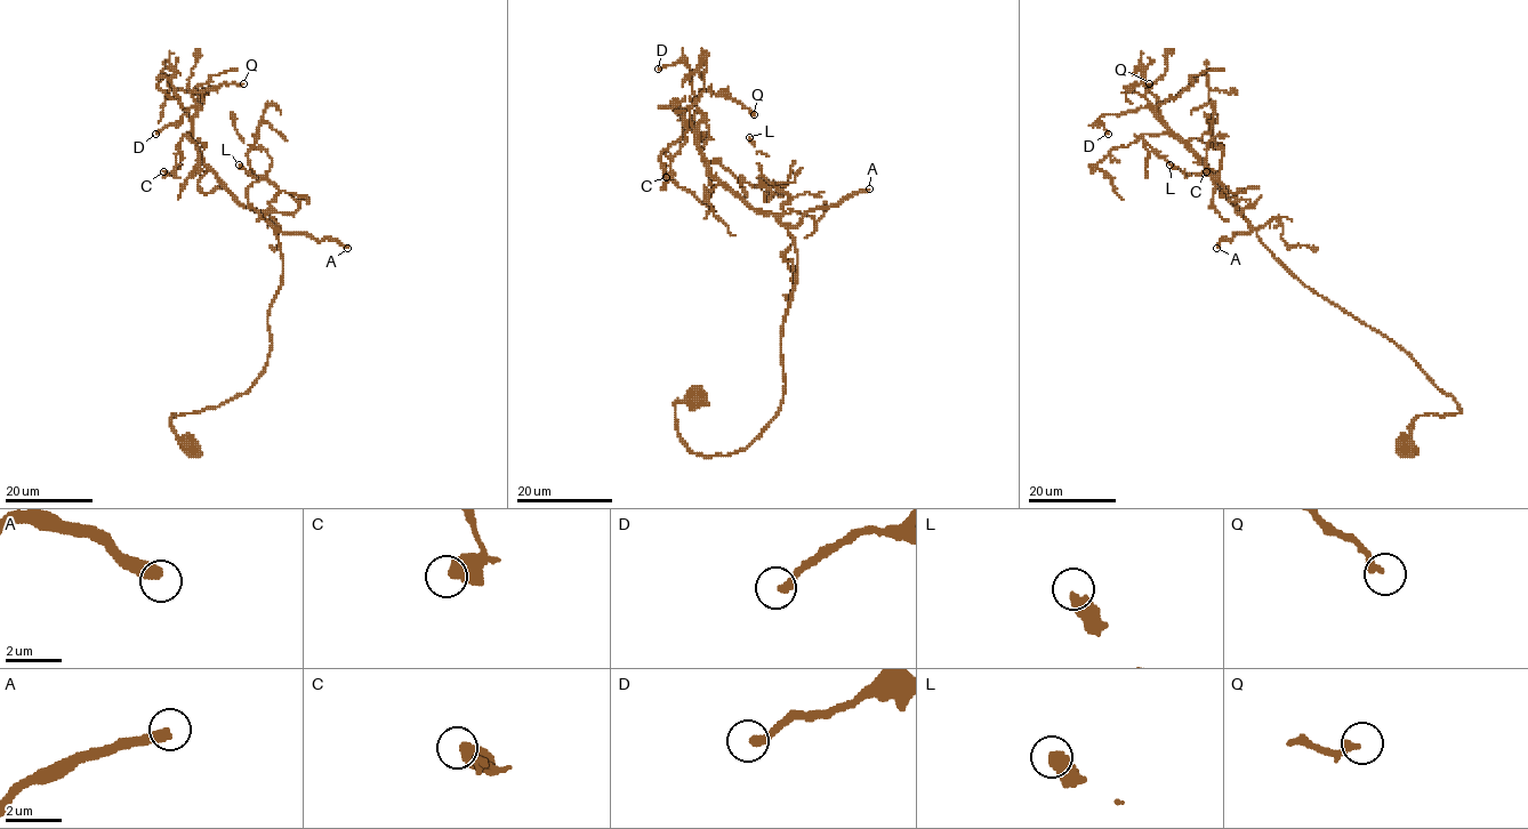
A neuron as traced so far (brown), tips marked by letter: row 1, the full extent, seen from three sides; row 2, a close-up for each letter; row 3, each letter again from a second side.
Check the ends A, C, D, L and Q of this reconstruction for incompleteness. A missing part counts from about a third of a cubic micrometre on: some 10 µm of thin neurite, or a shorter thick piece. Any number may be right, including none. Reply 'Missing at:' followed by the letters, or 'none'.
Missing at: A

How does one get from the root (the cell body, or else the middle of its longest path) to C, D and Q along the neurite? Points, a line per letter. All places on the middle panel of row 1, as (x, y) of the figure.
C: (696, 397), (675, 404), (677, 432), (706, 456), (777, 416), (798, 255), (712, 175), (688, 107), (666, 177)
D: (696, 397), (675, 404), (677, 432), (706, 456), (777, 416), (798, 255), (712, 175), (686, 62), (658, 69)
Q: (696, 397), (677, 432), (710, 456), (783, 396), (795, 239), (712, 175), (698, 96), (754, 114)

